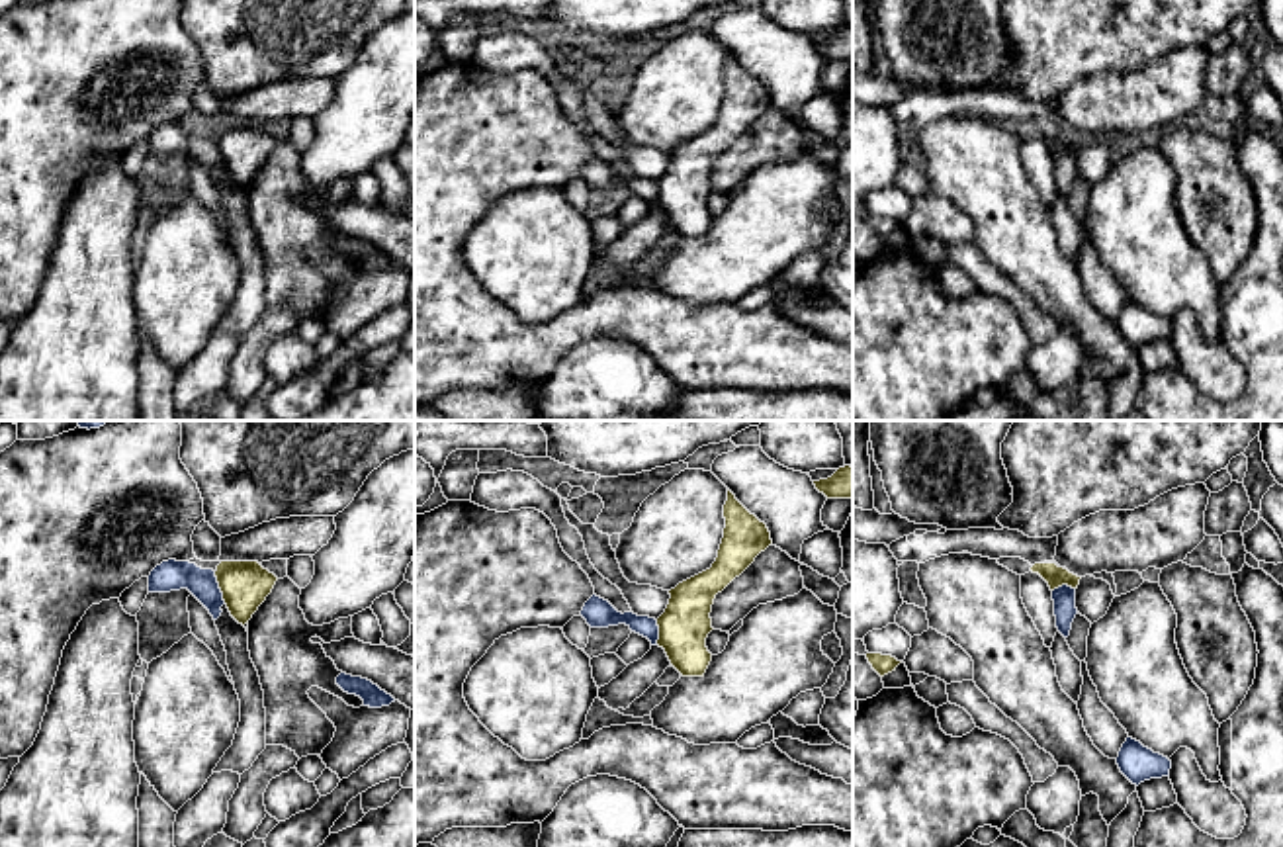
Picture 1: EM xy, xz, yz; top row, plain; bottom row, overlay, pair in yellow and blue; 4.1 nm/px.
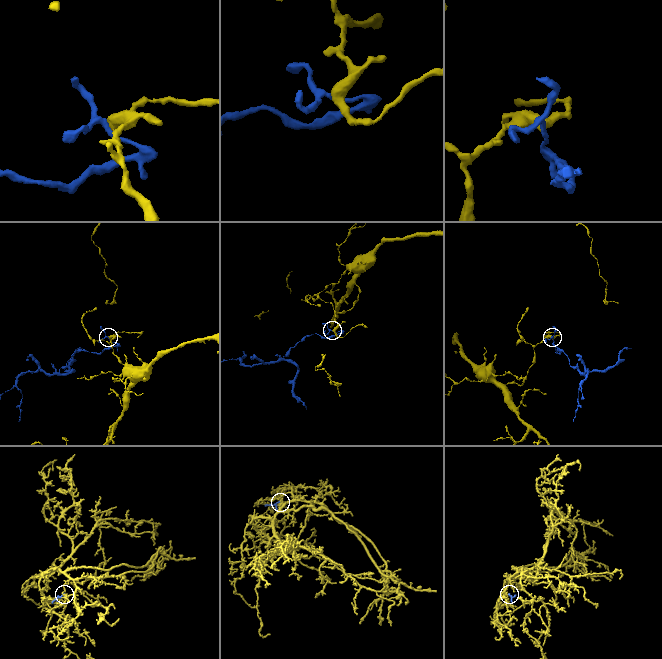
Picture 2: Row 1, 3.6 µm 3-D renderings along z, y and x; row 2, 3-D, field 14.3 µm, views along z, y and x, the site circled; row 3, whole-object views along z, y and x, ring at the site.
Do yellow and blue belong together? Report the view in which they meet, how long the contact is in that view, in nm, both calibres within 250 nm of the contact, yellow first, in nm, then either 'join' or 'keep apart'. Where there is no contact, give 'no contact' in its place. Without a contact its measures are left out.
contact in xy; length 140 nm; calibres 200 and 130 nm; keep apart

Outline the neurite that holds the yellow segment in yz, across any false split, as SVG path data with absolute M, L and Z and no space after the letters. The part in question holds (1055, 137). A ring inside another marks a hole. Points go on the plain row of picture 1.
M1035 125L1031 129L1033 135L1039 135L1050 149L1050 153L1068 147L1072 151L1078 151L1080 141L1078 137L1070 135L1064 129L1058 129L1056 125Z

